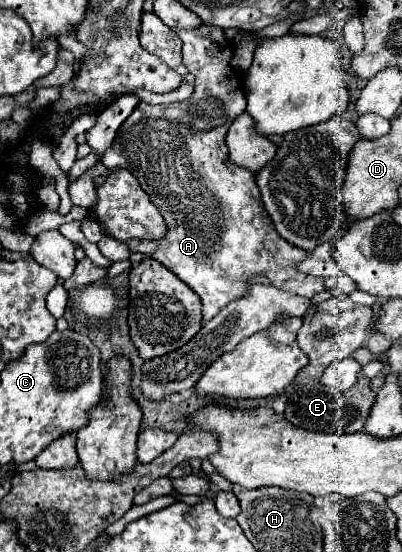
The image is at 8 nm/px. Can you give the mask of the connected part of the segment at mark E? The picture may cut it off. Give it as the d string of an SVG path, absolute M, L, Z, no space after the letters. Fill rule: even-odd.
M360 374L360 380L346 392L334 392L330 386L308 384L292 394L286 404L286 420L298 428L318 430L318 432L360 432L370 416L370 406L374 404L376 392L370 388L370 378Z

